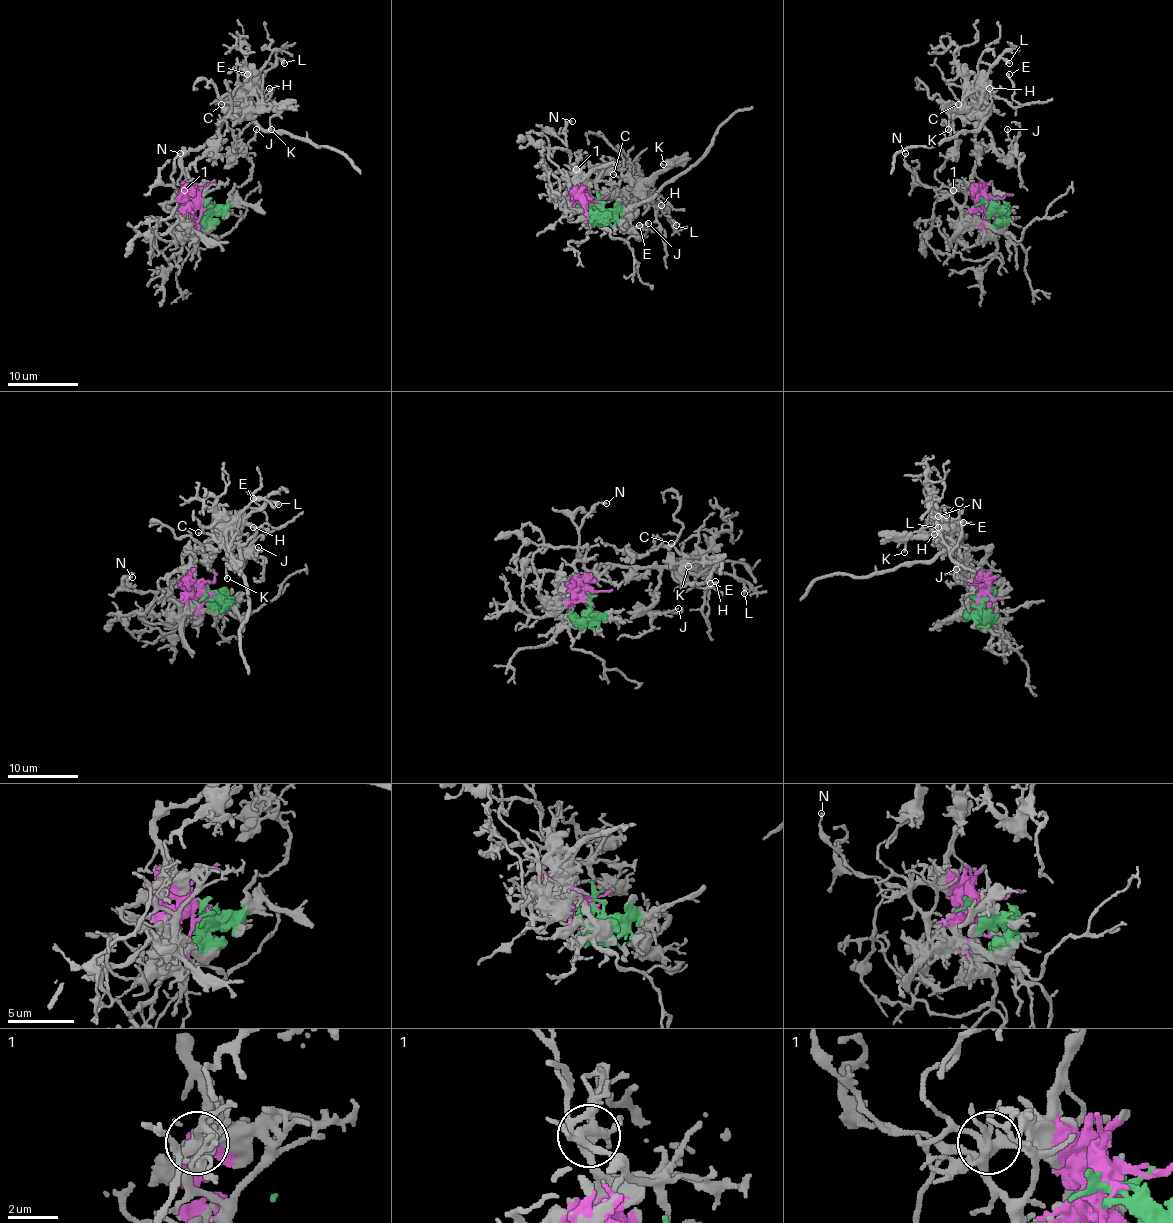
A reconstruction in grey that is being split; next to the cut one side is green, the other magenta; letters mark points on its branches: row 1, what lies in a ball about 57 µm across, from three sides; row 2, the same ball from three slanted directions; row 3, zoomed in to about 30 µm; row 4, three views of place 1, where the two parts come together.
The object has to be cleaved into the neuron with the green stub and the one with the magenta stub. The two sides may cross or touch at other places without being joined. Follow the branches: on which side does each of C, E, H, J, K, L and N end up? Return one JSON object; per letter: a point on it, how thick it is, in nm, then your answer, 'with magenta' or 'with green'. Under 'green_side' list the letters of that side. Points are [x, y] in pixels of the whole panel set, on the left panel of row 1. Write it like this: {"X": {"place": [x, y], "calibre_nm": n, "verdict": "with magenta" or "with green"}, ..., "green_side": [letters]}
{"C": {"place": [221, 104], "calibre_nm": 140, "verdict": "with magenta"}, "E": {"place": [247, 74], "calibre_nm": 140, "verdict": "with magenta"}, "H": {"place": [269, 88], "calibre_nm": 240, "verdict": "with magenta"}, "J": {"place": [256, 129], "calibre_nm": 120, "verdict": "with magenta"}, "K": {"place": [271, 129], "calibre_nm": 150, "verdict": "with magenta"}, "L": {"place": [284, 63], "calibre_nm": 300, "verdict": "with magenta"}, "N": {"place": [180, 153], "calibre_nm": 170, "verdict": "with magenta"}, "green_side": []}

